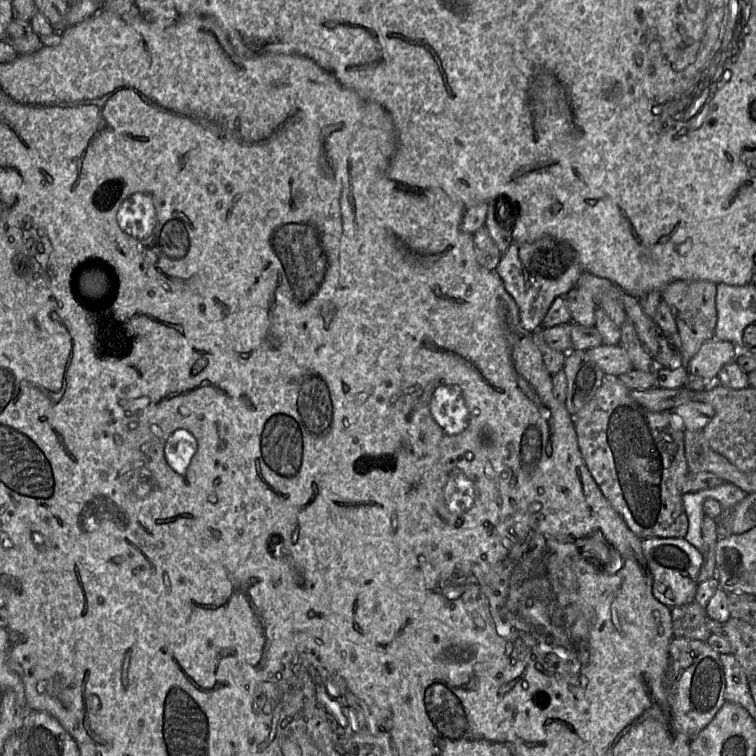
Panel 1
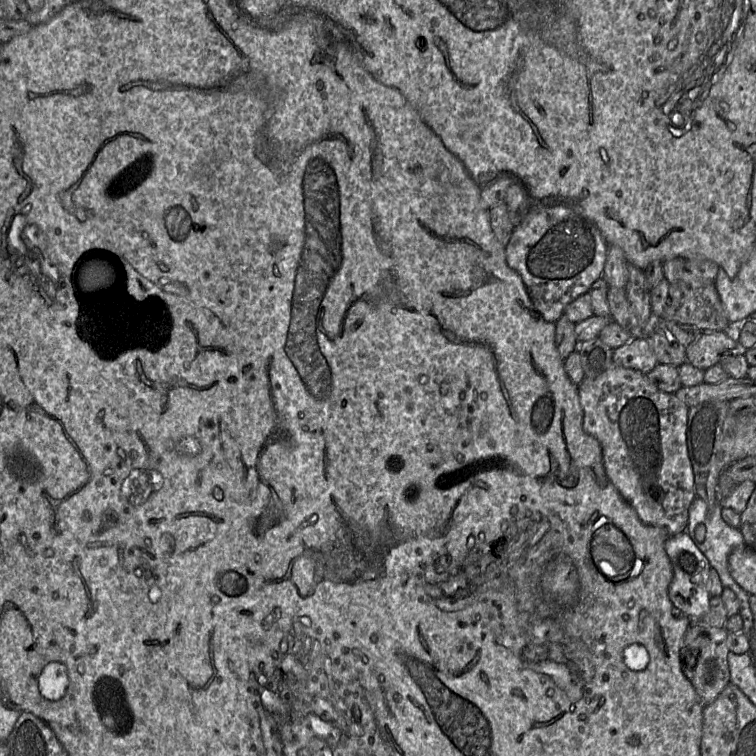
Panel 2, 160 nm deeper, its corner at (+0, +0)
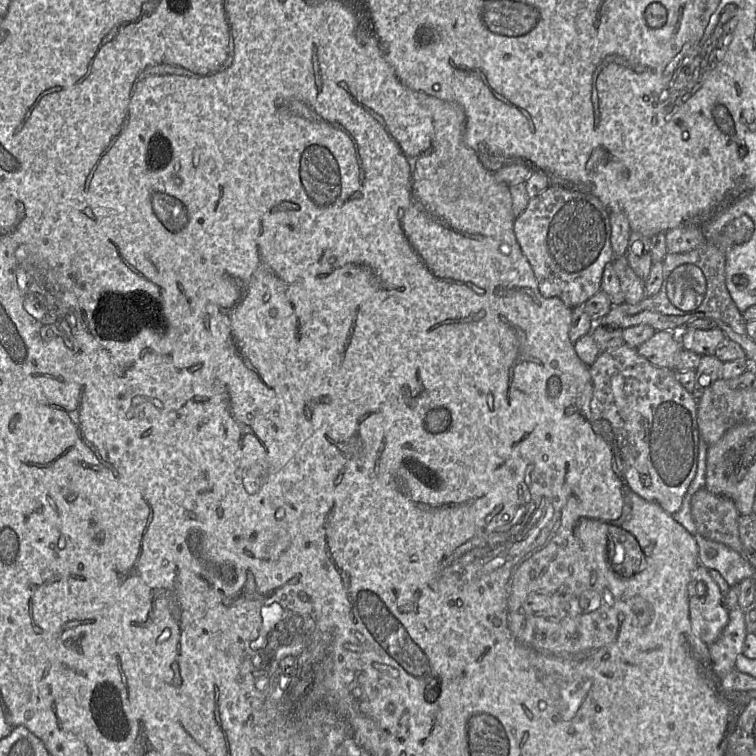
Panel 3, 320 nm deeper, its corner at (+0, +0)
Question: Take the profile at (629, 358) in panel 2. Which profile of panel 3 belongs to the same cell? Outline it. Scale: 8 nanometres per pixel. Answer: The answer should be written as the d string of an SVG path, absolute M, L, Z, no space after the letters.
M664 330L656 331L650 339L637 347L637 352L655 366L675 370L676 355L682 349L682 344L673 338L673 334Z

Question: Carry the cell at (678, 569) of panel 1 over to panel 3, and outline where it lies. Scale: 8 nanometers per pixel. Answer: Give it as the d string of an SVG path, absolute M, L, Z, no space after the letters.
M700 562L688 584L689 617L696 635L708 646L720 636L729 621L724 595Z

